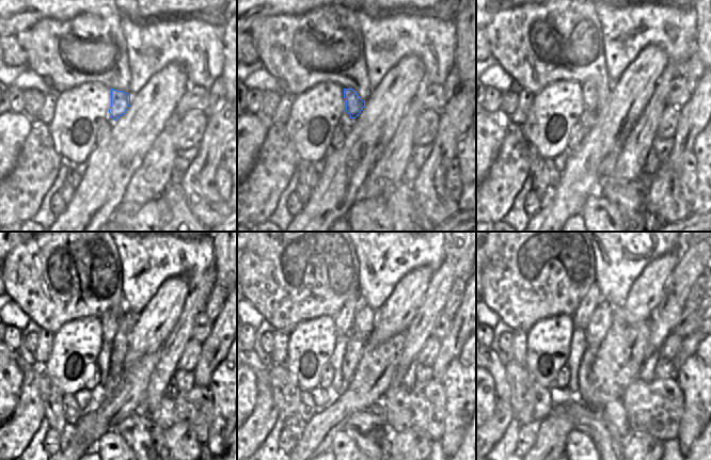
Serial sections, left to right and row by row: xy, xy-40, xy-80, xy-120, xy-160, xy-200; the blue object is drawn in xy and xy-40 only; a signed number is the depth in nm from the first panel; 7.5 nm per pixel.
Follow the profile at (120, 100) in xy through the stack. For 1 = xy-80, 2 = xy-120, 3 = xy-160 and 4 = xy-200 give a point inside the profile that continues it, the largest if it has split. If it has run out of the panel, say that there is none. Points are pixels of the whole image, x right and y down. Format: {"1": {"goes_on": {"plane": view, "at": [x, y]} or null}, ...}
{"1": {"goes_on": {"plane": "xy-80", "at": [589, 92]}}, "2": {"goes_on": {"plane": "xy-120", "at": [109, 321]}}, "3": {"goes_on": {"plane": "xy-160", "at": [344, 320]}}, "4": {"goes_on": {"plane": "xy-200", "at": [581, 318]}}}

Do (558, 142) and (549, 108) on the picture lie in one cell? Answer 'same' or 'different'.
same

